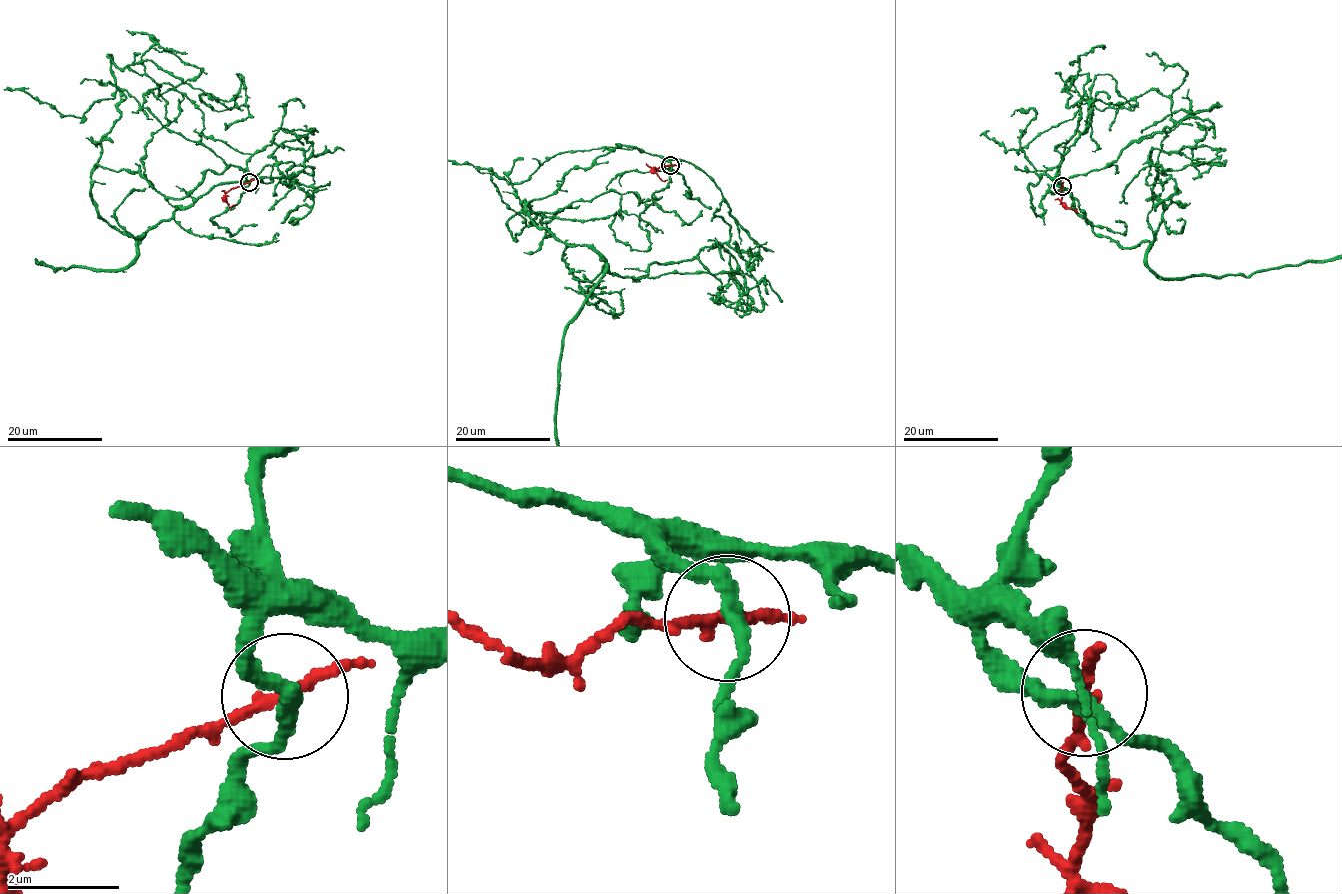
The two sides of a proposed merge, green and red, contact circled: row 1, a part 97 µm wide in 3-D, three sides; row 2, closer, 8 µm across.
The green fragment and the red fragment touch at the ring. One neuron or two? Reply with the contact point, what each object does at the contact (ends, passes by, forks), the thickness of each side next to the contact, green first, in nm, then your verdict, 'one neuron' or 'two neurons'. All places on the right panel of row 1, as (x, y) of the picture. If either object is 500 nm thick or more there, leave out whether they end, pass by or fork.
(1062, 186) | green passes by | red passes by | 260/180 nm | two neurons

